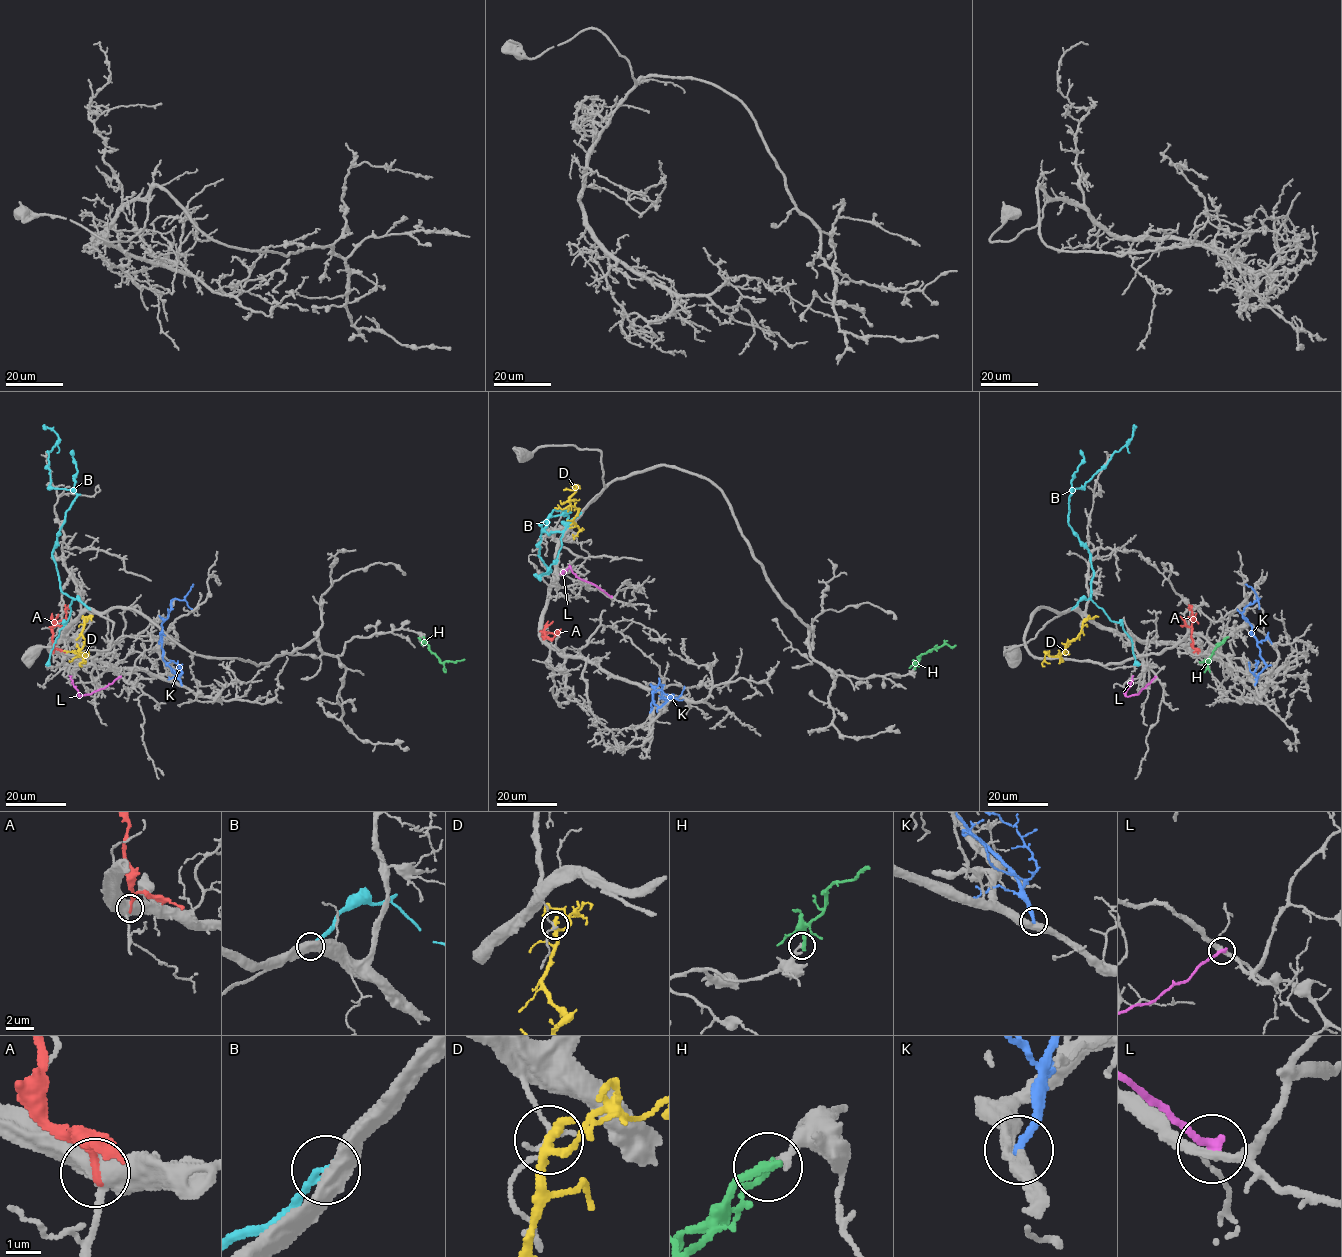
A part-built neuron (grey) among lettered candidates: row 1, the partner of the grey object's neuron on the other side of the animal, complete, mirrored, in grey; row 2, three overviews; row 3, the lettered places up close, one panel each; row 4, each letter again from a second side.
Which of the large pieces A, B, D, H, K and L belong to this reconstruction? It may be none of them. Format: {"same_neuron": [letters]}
{"same_neuron": []}

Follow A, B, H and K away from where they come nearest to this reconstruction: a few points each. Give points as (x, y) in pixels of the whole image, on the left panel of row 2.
A: (53, 652), (53, 624), (64, 619), (65, 608), (69, 607)
B: (89, 609), (61, 590), (52, 554), (65, 512), (77, 495), (50, 486), (48, 452), (58, 439), (43, 426)
H: (424, 637), (428, 648), (441, 662), (465, 659)
K: (181, 685), (178, 675), (163, 659), (161, 623), (167, 617), (170, 602), (183, 600), (193, 584)

